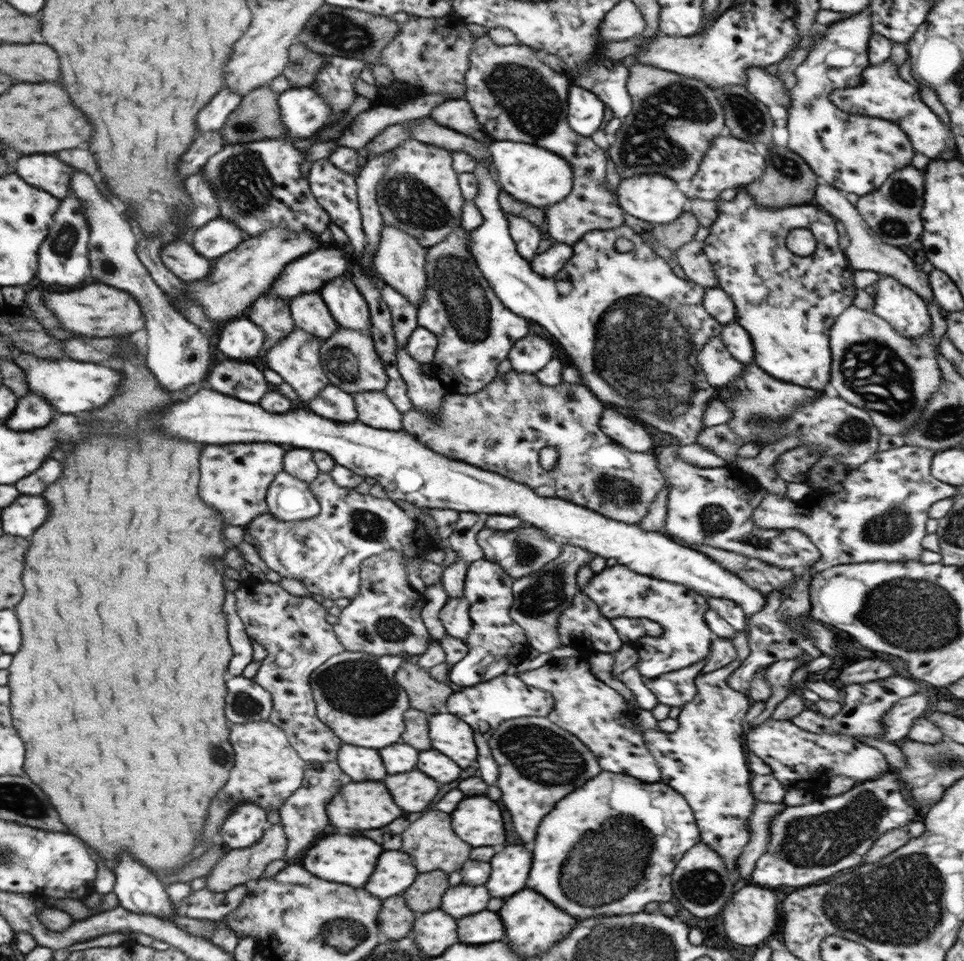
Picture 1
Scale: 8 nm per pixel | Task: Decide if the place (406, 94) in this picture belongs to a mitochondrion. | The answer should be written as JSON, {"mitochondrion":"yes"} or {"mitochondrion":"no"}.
{"mitochondrion":"no"}

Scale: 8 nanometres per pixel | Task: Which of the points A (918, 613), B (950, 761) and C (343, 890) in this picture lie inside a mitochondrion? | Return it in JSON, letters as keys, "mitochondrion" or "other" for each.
{"A":"mitochondrion","B":"mitochondrion","C":"other"}

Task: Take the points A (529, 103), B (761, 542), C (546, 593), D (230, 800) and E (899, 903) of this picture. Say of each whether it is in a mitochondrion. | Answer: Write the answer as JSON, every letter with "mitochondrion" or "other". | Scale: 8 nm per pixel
{"A":"mitochondrion","B":"mitochondrion","C":"mitochondrion","D":"mitochondrion","E":"mitochondrion"}

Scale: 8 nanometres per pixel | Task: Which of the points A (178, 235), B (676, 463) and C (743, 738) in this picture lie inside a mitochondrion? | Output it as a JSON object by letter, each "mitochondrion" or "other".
{"A":"other","B":"other","C":"other"}

